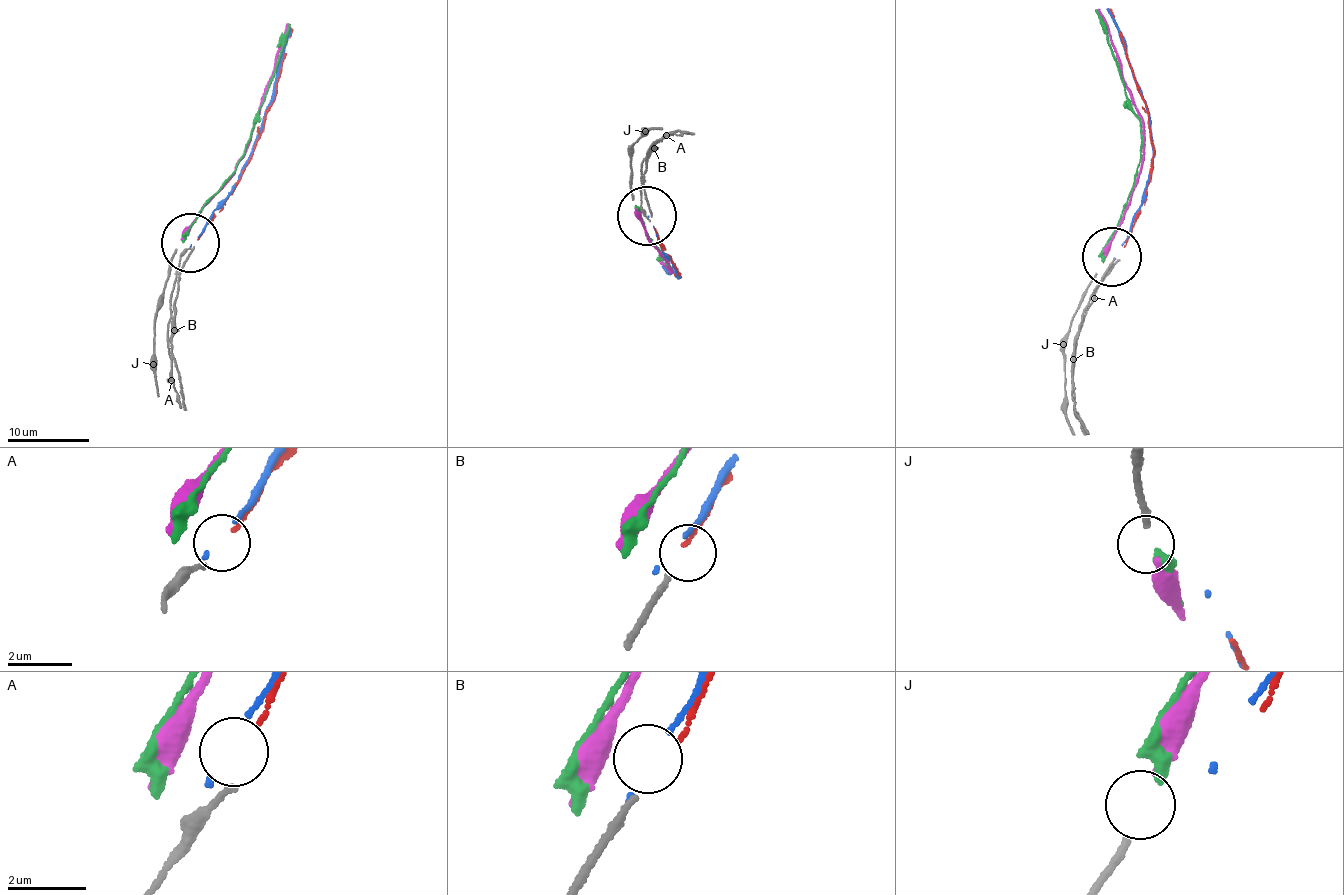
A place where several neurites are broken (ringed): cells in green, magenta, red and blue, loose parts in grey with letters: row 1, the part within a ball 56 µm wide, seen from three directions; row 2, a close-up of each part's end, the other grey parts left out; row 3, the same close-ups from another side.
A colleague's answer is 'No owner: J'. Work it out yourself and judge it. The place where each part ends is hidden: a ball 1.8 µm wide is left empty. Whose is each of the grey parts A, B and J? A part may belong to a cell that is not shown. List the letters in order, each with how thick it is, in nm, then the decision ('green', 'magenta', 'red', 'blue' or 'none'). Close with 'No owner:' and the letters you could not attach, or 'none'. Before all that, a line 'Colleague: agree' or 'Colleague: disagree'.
Colleague: disagree
A: 150 nm thick; red
B: 170 nm thick; none
J: 190 nm thick; magenta
No owner: B

